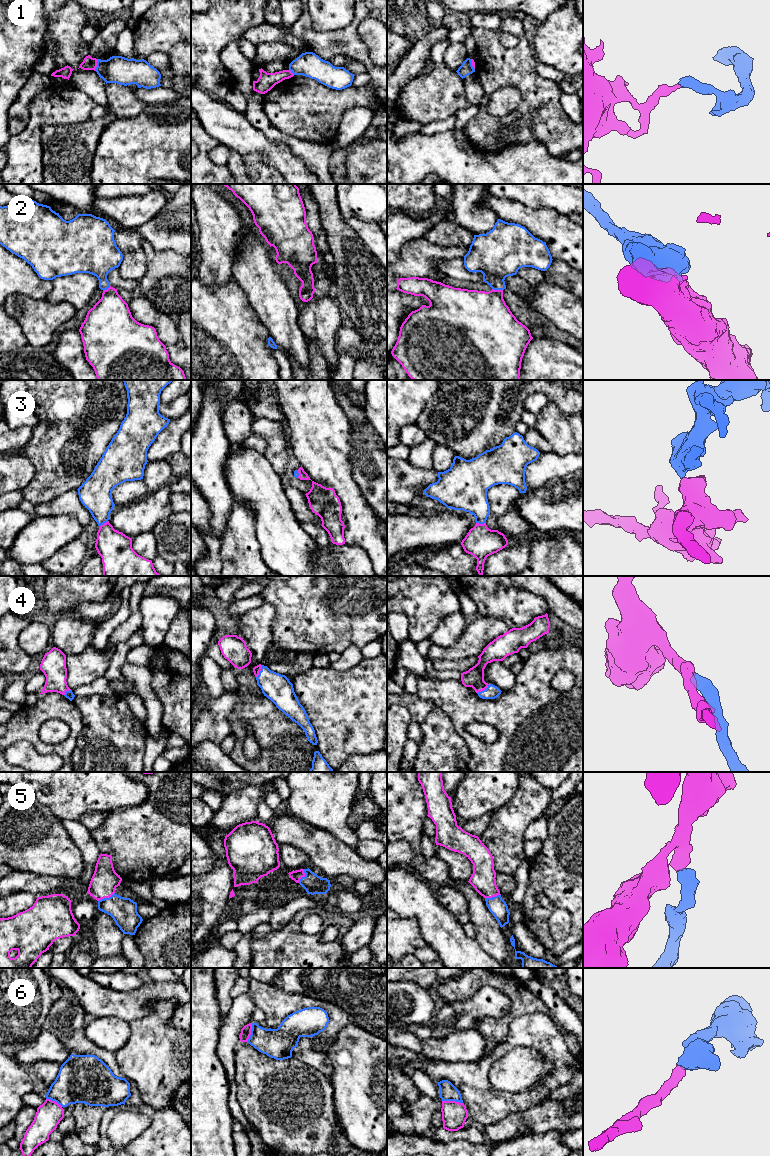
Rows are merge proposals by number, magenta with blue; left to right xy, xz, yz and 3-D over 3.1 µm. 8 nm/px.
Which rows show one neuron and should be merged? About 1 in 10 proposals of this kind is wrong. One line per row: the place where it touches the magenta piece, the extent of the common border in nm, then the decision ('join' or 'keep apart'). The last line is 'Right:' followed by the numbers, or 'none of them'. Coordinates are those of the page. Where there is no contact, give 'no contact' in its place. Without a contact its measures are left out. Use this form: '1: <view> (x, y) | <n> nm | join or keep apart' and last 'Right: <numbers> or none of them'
1: xy (96, 65) | 100 nm | keep apart
2: yz (497, 290) | 90 nm | join
3: yz (481, 524) | 80 nm | join
4: yz (483, 689) | 130 nm | join
5: xy (106, 897) | 150 nm | join
6: yz (453, 1101) | 180 nm | join
Right: 2, 3, 4, 5, 6

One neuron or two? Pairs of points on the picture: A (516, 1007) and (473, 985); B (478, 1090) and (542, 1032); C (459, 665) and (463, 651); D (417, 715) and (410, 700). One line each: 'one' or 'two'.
A: one
B: one
C: two
D: one

